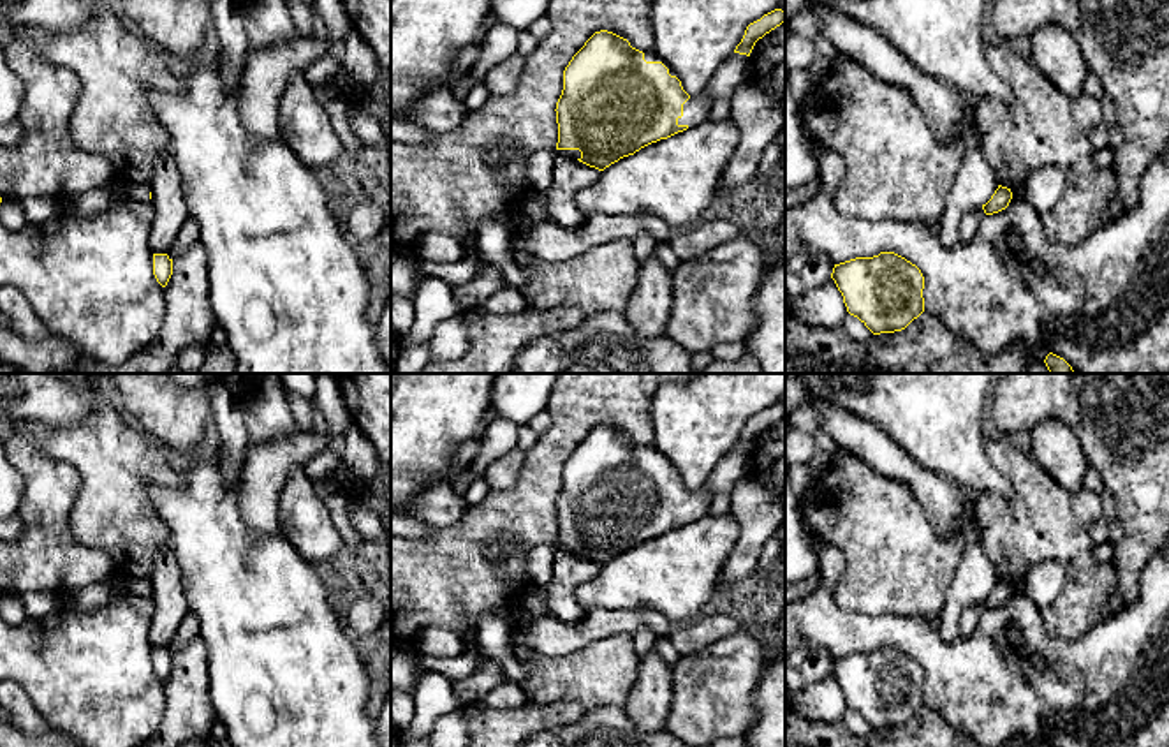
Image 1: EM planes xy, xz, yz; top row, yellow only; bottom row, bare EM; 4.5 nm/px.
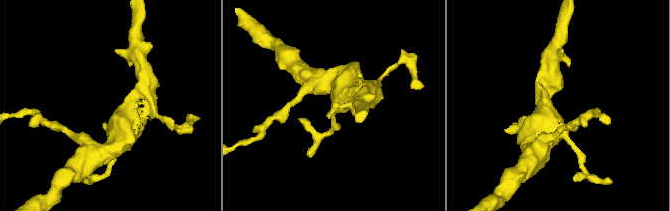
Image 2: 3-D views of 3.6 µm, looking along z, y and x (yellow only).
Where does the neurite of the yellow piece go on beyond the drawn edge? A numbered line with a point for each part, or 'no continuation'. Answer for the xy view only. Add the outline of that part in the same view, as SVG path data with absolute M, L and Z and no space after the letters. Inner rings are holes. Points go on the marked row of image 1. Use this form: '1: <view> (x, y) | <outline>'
1: xy (132, 191) | M114 178L104 187L109 189L111 192L123 192L125 197L129 197L129 199L151 203L151 199L150 199L150 192L151 192L150 183L132 183L132 181L123 181L120 178Z

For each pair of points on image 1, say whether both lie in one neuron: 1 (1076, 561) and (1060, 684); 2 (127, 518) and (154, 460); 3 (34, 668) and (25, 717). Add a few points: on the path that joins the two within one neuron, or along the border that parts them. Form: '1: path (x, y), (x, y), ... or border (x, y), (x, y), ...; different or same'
1: border (1041, 612), (1044, 626), (1066, 640), (1102, 621); different
2: path (127, 504), (127, 487), (139, 474); same
3: border (18, 684), (51, 726); different

